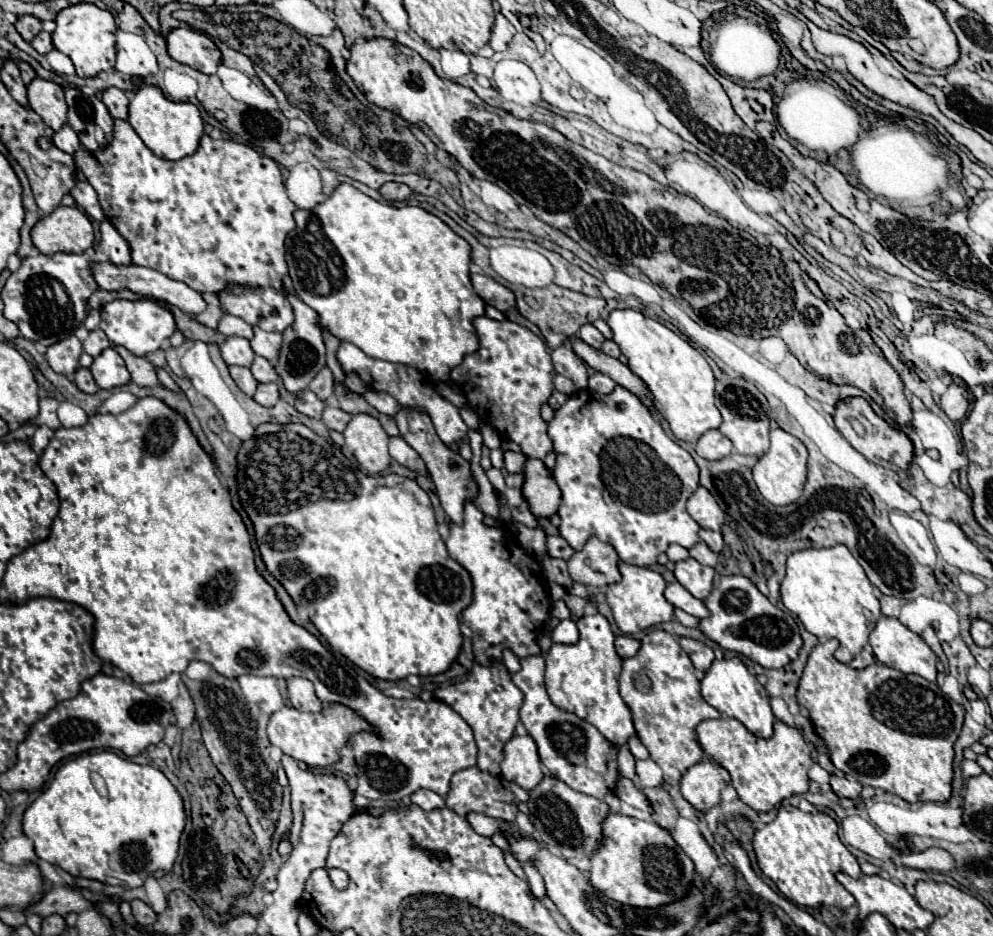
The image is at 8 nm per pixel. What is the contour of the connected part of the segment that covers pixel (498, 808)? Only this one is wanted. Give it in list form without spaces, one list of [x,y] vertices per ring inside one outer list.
[[[468,767],[452,775],[450,791],[444,797],[444,801],[446,801],[446,807],[456,811],[458,815],[466,815],[474,811],[474,813],[484,813],[488,817],[498,817],[508,823],[514,823],[514,817],[518,813],[518,803],[528,801],[528,793],[516,783],[506,781],[502,775],[492,777],[490,773],[482,773],[478,767]]]

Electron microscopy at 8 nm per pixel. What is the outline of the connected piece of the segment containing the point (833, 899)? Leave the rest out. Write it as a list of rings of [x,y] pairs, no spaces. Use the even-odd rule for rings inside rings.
[[[780,807],[778,817],[754,833],[752,847],[758,859],[758,867],[770,877],[778,891],[798,907],[838,907],[848,909],[854,905],[852,895],[836,883],[834,873],[842,871],[852,877],[860,877],[860,865],[856,857],[838,839],[838,825],[826,813],[802,813],[796,807]]]

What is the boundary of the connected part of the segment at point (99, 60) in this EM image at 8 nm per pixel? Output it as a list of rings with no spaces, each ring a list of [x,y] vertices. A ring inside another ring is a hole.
[[[80,3],[68,7],[56,17],[56,31],[52,33],[52,43],[58,51],[68,55],[76,67],[78,77],[96,77],[100,71],[112,71],[116,61],[116,25],[110,11],[98,9],[90,3]]]

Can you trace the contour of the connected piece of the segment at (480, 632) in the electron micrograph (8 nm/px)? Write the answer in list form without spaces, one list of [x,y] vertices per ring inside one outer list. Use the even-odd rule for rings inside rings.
[[[466,503],[464,525],[454,525],[448,521],[450,537],[446,541],[448,553],[472,575],[472,603],[462,611],[462,621],[474,631],[474,655],[478,663],[488,665],[492,659],[502,659],[502,649],[512,649],[518,657],[538,655],[538,633],[550,613],[548,599],[544,597],[544,579],[540,579],[540,565],[526,555],[526,551],[516,543],[512,533],[502,533],[500,527],[486,527],[482,523],[482,511],[474,503]]]

